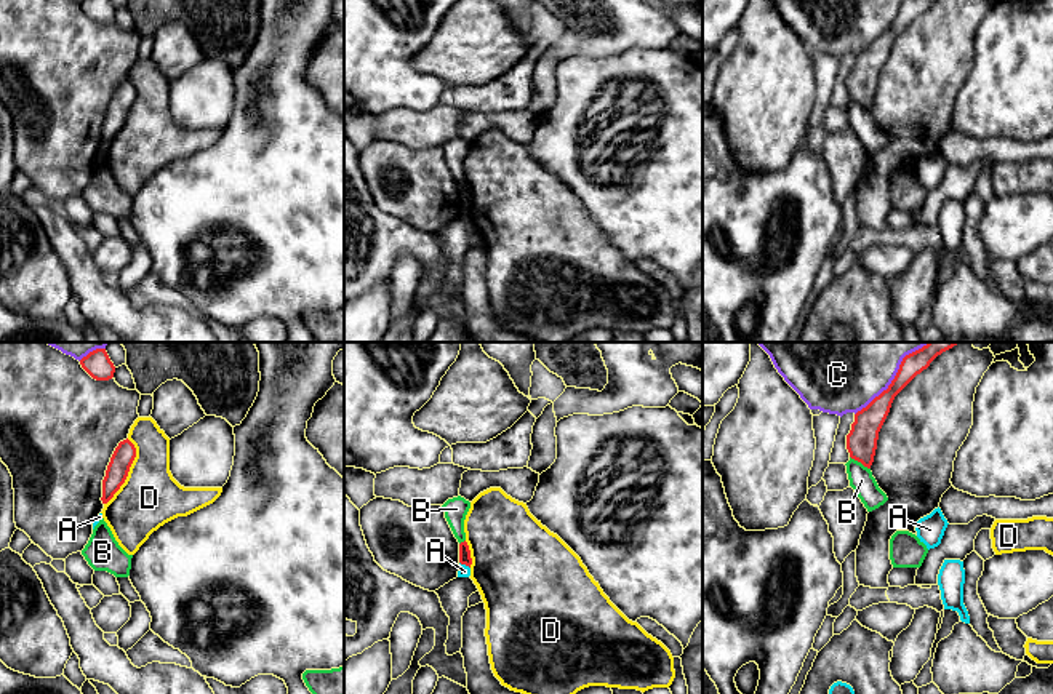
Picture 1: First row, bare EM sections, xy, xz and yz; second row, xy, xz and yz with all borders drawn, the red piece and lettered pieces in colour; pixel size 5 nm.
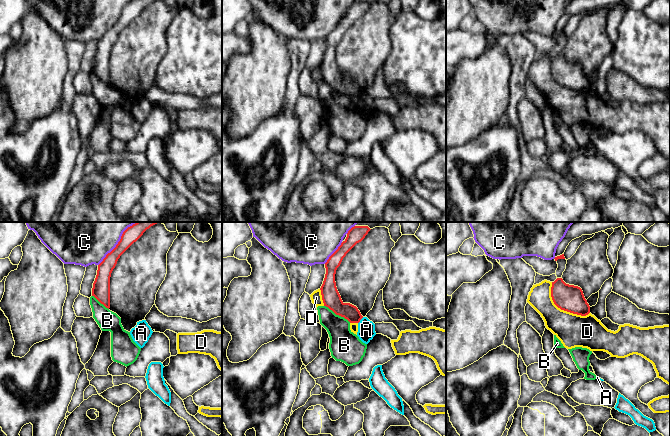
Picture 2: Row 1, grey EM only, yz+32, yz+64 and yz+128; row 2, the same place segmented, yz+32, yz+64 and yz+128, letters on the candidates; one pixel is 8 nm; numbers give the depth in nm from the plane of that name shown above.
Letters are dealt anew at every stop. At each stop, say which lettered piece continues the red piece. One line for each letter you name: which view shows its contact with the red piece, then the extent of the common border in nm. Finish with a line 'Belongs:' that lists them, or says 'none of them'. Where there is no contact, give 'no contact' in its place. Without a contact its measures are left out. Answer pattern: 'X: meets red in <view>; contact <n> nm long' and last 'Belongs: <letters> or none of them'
Belongs: none of them

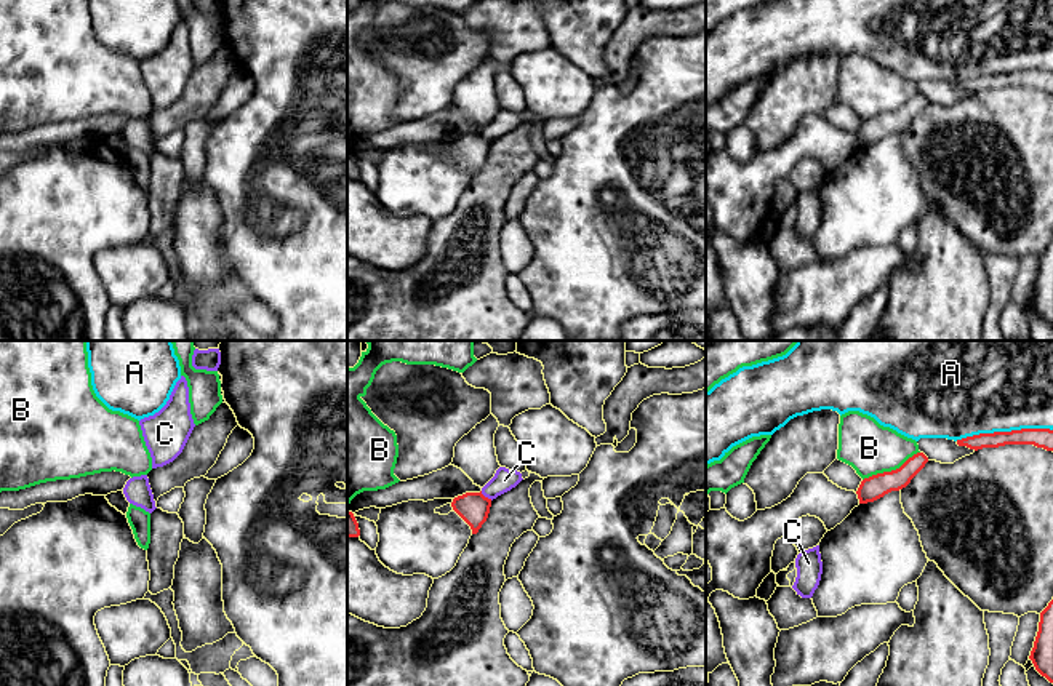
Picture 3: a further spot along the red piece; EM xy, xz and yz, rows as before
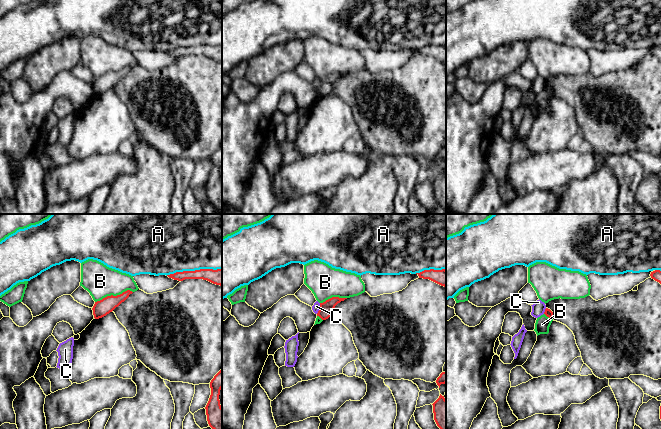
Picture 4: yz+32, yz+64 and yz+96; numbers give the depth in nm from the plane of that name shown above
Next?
Belongs: none of them

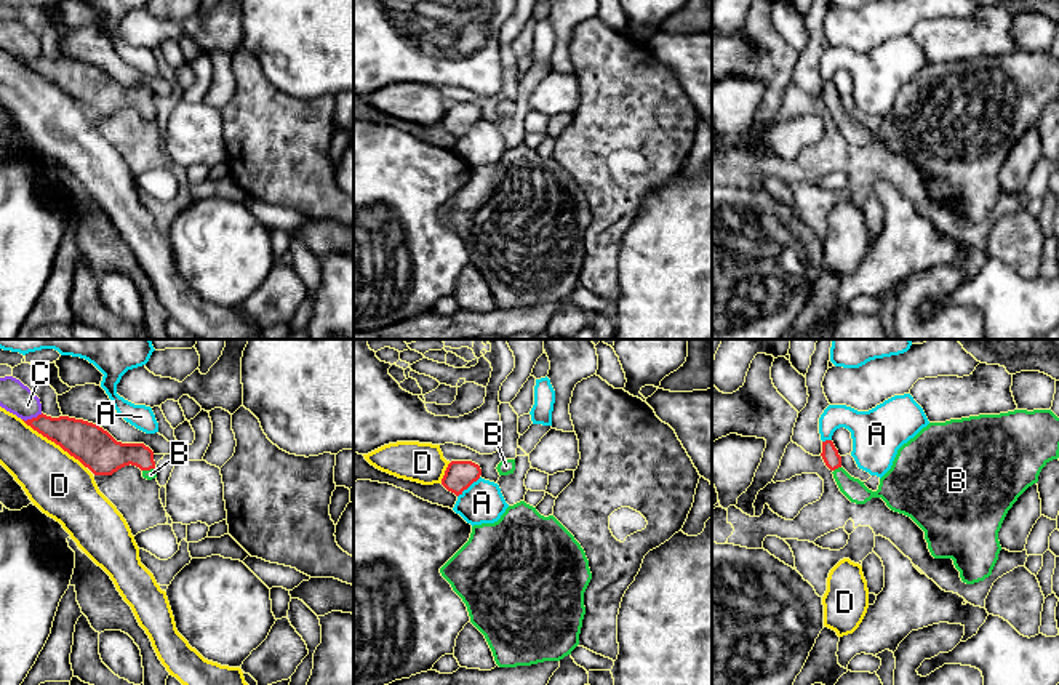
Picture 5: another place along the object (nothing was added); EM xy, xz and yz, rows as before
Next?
B: meets red in yz; contact 50 nm long
Belongs: B

